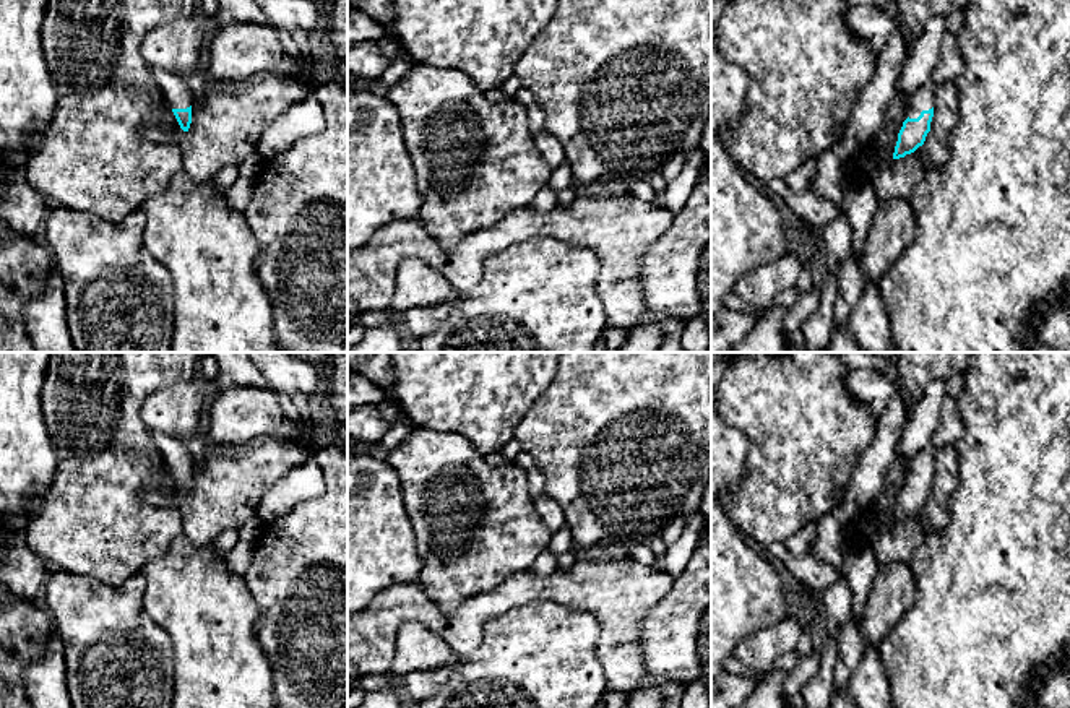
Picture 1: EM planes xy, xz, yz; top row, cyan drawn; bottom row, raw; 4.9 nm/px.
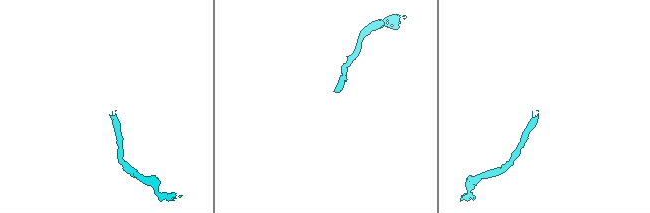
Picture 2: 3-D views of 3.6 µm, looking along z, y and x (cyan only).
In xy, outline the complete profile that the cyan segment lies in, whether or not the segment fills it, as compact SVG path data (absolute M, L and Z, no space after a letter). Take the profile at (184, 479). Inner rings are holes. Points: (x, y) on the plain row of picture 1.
M151 429L151 434L180 492L183 495L188 495L192 487L192 468L193 468L193 458L190 451L182 442L179 442L170 435L166 435L153 429Z

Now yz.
M925 445L913 458L908 482L903 486L898 497L893 523L904 521L924 508L934 481L935 453L937 450L932 445Z

